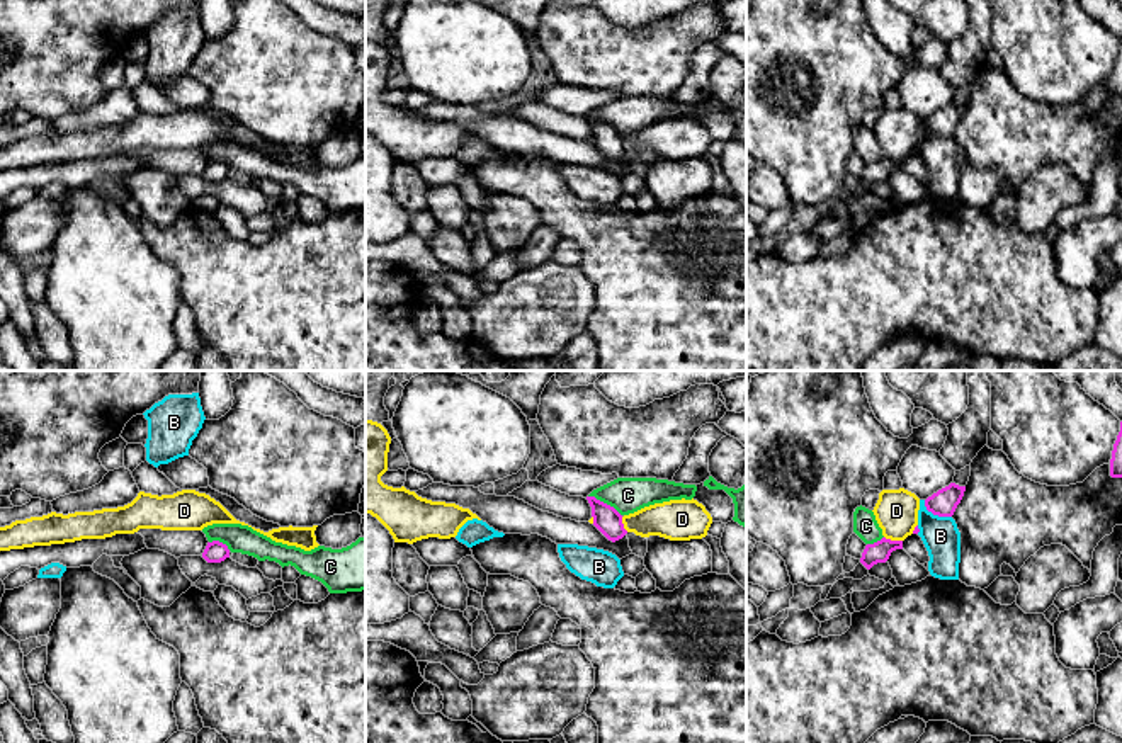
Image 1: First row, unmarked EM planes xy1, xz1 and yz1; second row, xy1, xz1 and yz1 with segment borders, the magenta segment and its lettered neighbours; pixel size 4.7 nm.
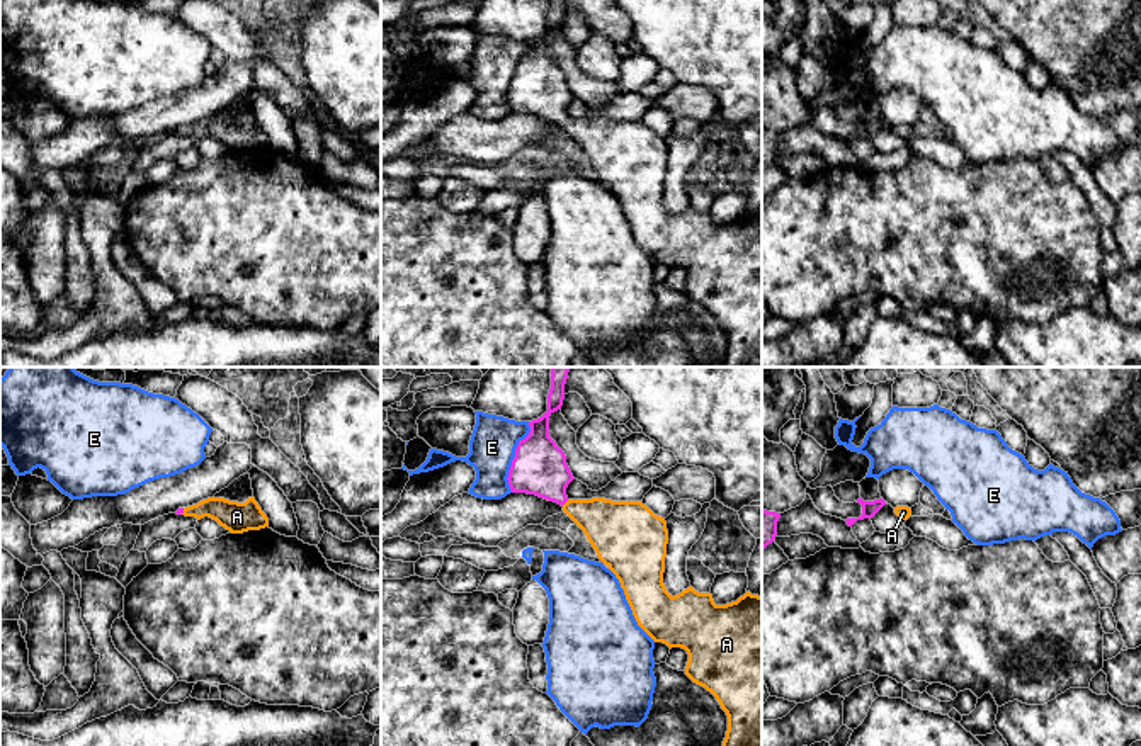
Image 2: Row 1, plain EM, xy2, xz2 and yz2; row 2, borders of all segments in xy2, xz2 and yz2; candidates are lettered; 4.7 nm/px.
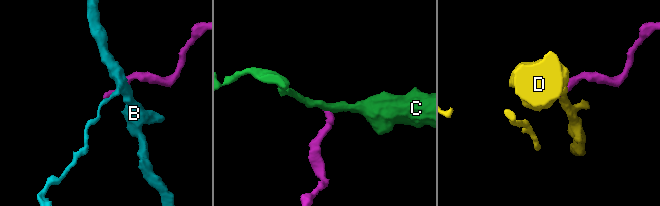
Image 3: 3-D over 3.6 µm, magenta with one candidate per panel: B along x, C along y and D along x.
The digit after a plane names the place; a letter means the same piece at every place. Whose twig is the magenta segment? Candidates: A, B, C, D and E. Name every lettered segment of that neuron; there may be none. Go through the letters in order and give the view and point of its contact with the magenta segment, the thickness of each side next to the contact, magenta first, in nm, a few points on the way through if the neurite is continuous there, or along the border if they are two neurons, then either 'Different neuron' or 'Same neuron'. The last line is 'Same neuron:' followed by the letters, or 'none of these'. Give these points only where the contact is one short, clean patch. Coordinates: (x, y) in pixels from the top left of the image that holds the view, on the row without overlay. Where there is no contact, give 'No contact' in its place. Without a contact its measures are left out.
A: Touches magenta at xz2 (565, 121). Thickness 260 nm (magenta) against 240 nm. Path across: xz2 (539, 87), (565, 121), (611, 146). Same neuron
B: Touches magenta at yz1 (935, 133). Thickness 120 nm (magenta) against 180 nm. Boundary: yz1 (923, 119), (923, 124), (934, 133), (951, 136). Different neuron
C: Touches magenta at xz1 (606, 123). Thickness 120 nm (magenta) against 170 nm. Boundary: xz1 (589, 114), (609, 123), (621, 135). Different neuron
D: Touches magenta at yz1 (893, 160). Thickness 100 nm (magenta) against 200 nm. Boundary: yz1 (884, 155), (901, 160). Different neuron
E: Touches magenta at xz2 (514, 77). Thickness 260 nm (magenta) against 220 nm. Boundary: xz2 (529, 41), (529, 51), (519, 62), (509, 90), (510, 111). Different neuron
Same neuron: A

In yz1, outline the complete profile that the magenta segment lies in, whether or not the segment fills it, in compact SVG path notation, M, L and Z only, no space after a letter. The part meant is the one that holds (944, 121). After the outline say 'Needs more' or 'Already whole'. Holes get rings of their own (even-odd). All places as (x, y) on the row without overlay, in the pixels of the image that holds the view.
M950 102L925 119L928 131L938 136L952 136L964 116L966 105Z. Already whole

